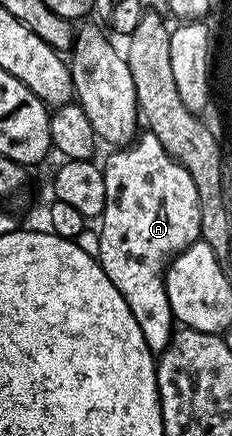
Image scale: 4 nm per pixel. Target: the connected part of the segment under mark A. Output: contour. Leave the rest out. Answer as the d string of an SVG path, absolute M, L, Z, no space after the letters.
M143 131L129 144L111 152L114 153L107 158L102 168L106 201L100 217L102 229L98 232L96 259L104 274L112 278L112 286L120 290L133 317L140 323L144 342L148 343L150 352L158 356L167 348L176 326L171 303L168 302L166 267L179 252L195 244L201 237L200 198L196 194L196 182L192 182L192 174L188 174L188 170L184 170L184 166L173 160L164 146L160 146L160 138L156 138L156 134Z

